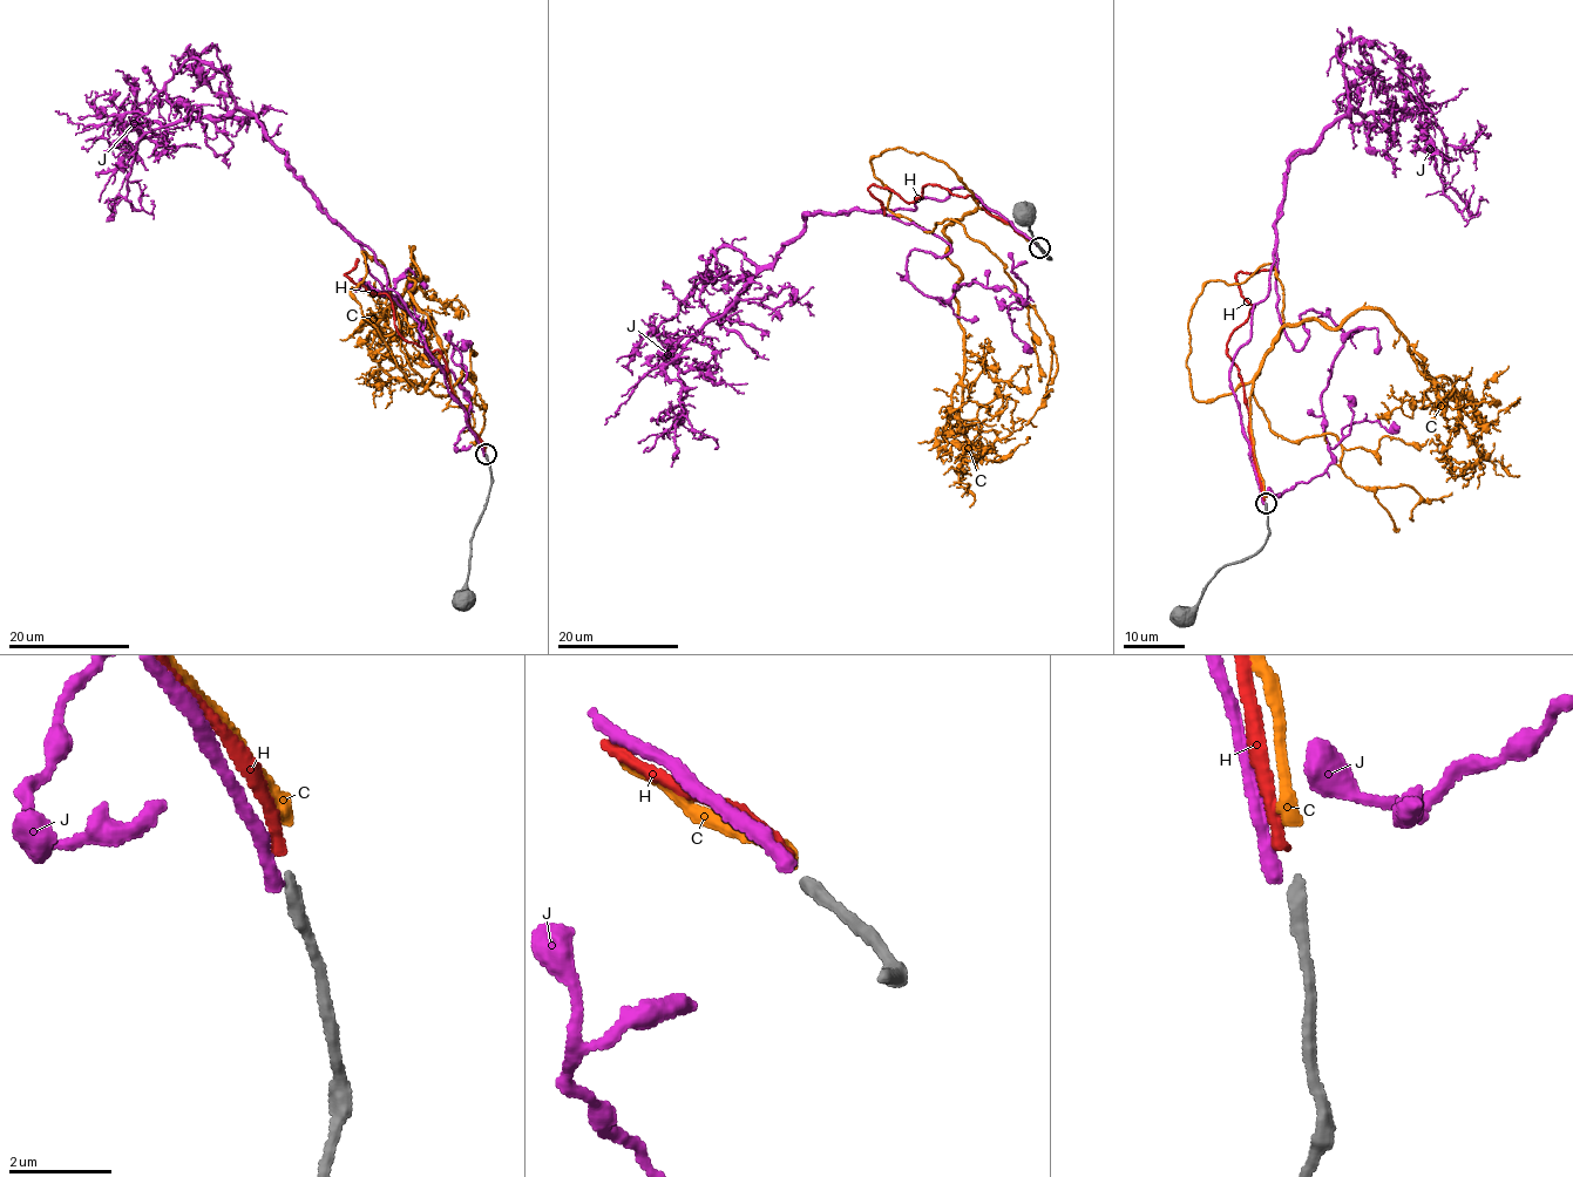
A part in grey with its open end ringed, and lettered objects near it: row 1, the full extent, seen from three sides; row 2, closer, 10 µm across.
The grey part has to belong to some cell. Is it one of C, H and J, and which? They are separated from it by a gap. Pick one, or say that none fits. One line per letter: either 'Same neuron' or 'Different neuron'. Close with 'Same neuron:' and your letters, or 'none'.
C: Different neuron
H: Same neuron
J: Different neuron
Same neuron: H

